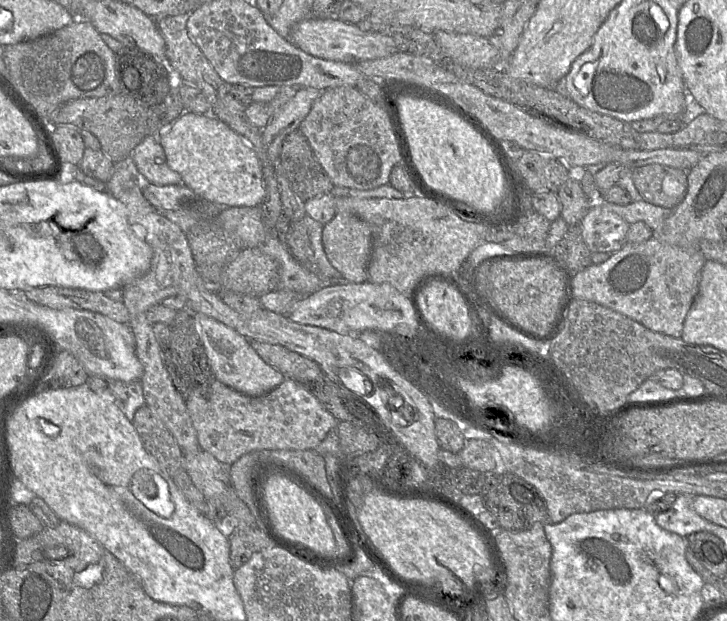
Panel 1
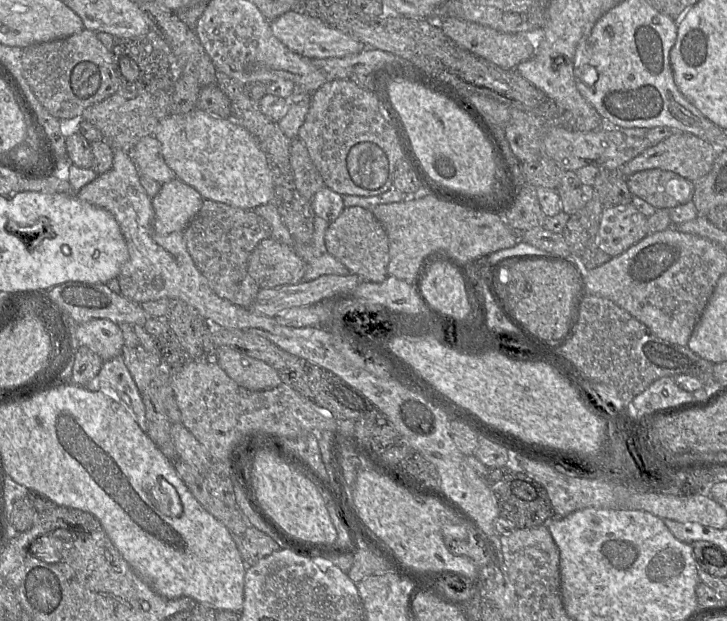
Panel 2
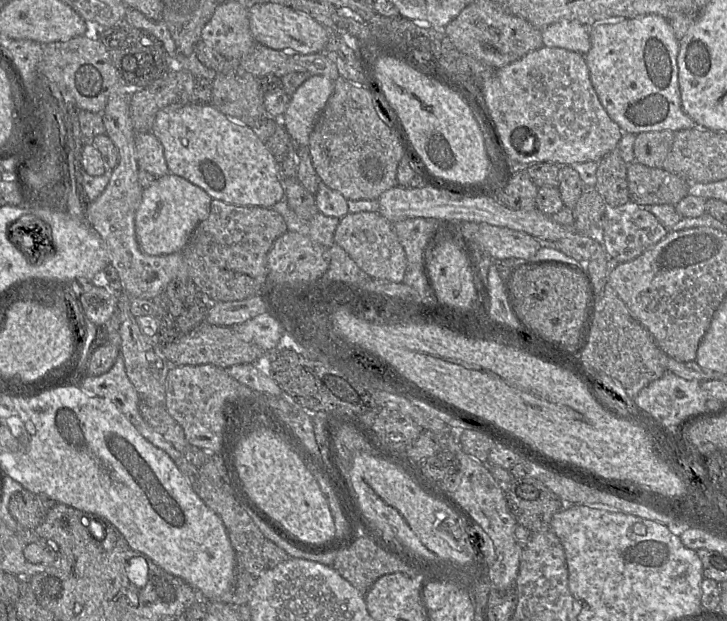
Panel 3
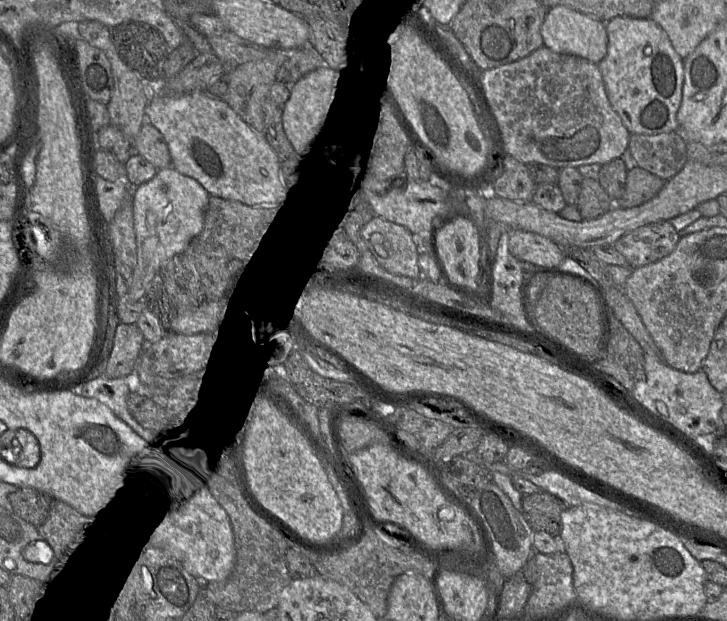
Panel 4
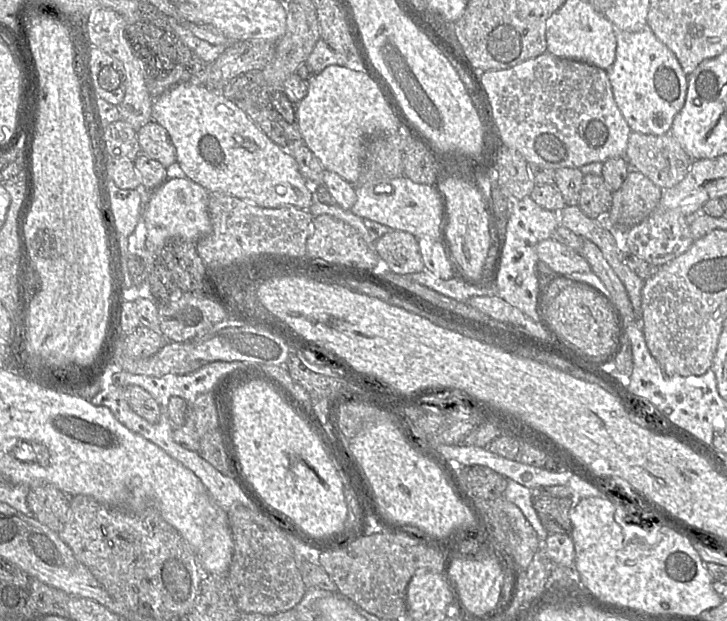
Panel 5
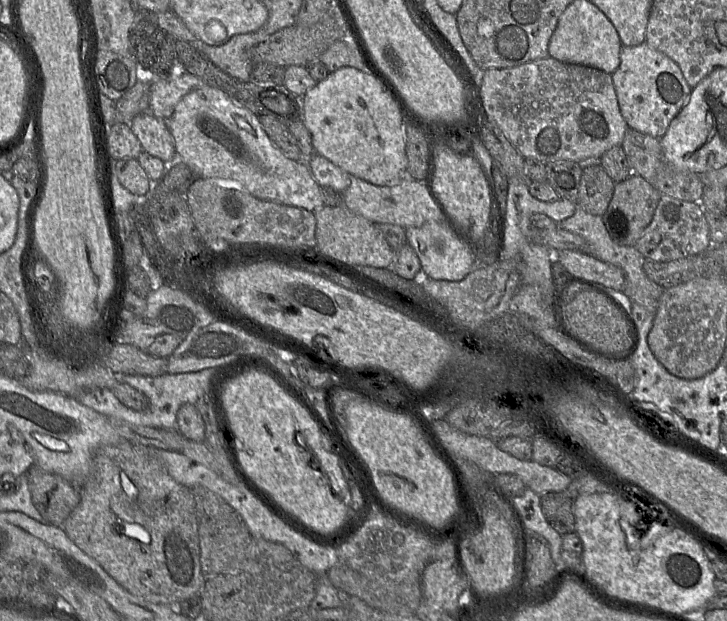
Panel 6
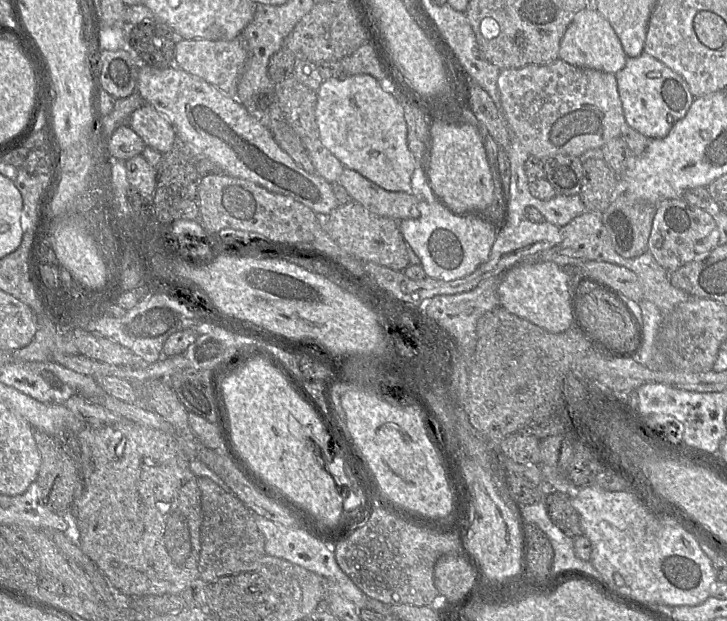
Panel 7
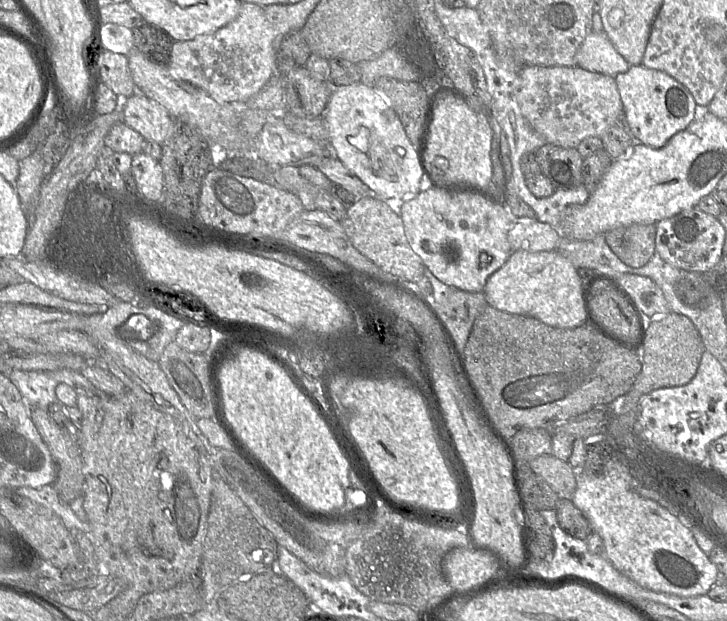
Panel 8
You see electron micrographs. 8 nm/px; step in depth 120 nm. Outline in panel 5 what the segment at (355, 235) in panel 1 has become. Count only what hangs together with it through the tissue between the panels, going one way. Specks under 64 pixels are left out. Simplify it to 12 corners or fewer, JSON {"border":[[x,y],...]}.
{"border":[[391,230],[374,243],[385,268],[424,270],[418,238]]}

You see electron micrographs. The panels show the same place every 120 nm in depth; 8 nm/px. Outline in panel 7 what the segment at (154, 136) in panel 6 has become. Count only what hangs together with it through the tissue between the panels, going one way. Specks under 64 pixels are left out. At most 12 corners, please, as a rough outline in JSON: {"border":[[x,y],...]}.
{"border":[[145,103],[132,113],[130,127],[146,146],[162,154],[176,131]]}

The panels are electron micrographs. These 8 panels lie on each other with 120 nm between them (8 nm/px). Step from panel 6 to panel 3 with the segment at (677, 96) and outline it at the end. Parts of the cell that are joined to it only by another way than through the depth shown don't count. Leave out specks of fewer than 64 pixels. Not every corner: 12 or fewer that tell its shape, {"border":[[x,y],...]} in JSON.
{"border":[[656,14],[588,26],[592,86],[623,132],[689,129],[679,41]]}

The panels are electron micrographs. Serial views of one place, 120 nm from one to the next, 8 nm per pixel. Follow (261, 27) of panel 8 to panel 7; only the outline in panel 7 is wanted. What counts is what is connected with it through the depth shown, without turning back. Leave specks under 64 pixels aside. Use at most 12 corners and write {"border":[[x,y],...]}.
{"border":[[241,38],[178,40],[174,65],[236,98]]}

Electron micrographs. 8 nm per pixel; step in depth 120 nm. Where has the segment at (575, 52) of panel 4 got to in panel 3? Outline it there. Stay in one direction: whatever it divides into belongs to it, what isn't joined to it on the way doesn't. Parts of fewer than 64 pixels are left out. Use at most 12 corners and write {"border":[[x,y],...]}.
{"border":[[575,20],[541,30],[543,46],[585,55],[588,26]]}

